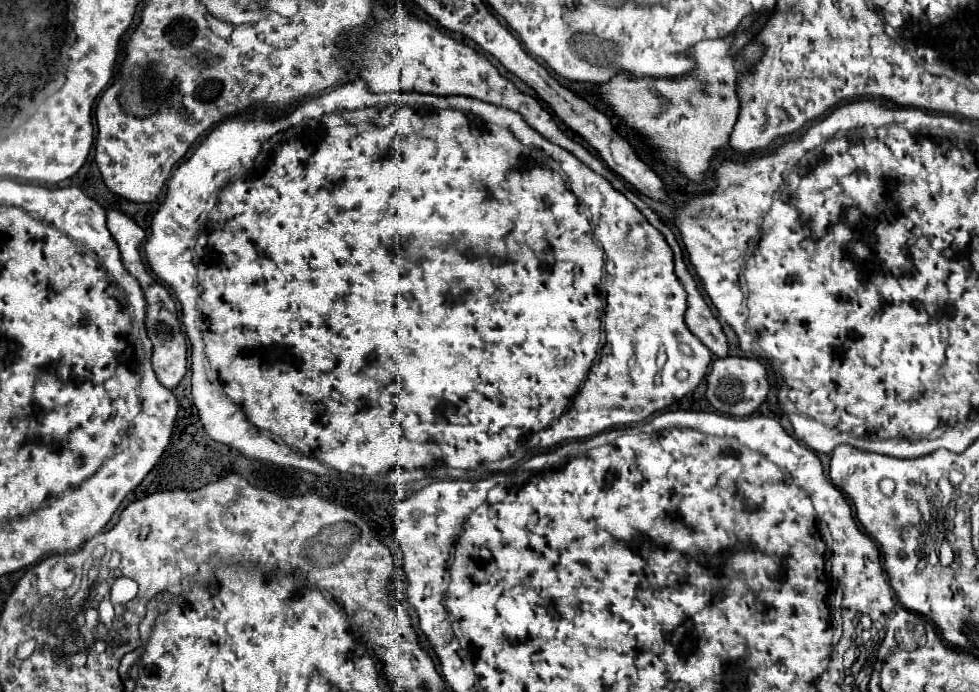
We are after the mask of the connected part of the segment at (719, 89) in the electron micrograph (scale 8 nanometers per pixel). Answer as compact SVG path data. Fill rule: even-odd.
M729 38L699 42L693 48L697 68L681 78L631 78L619 74L599 86L601 100L611 112L657 146L657 156L665 164L677 168L693 182L701 182L709 174L711 158L729 142L729 132L739 114L735 92L737 64L735 56L729 56L729 46Z

